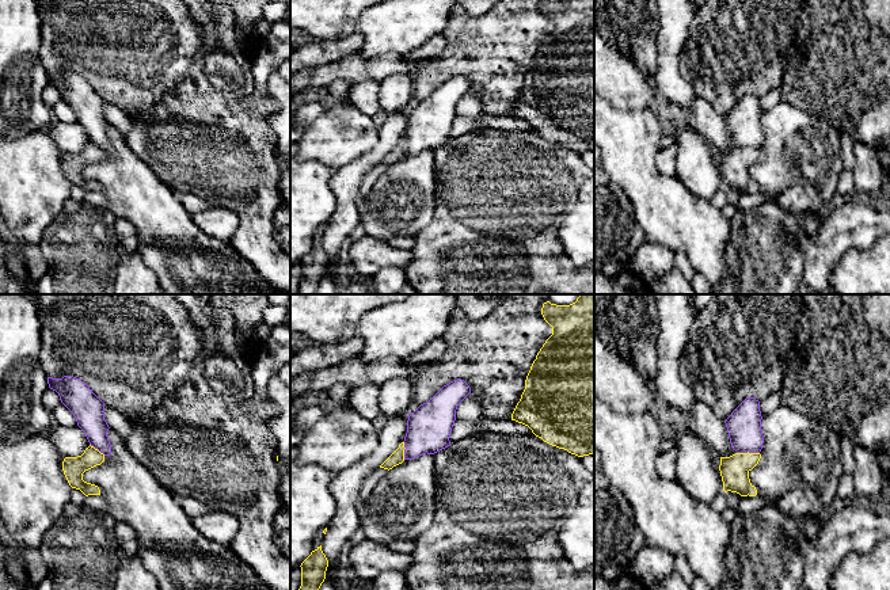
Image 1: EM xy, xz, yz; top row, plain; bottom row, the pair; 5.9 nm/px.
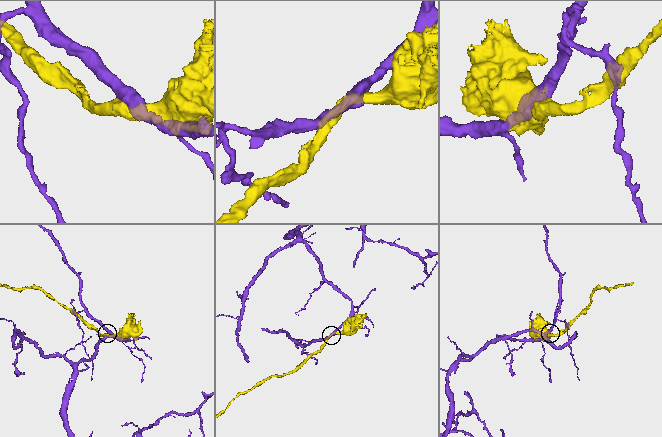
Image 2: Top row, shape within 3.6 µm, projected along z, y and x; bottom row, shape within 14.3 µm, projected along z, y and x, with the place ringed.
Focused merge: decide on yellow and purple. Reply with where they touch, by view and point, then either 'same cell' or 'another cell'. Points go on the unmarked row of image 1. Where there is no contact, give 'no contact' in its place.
contact yz (748, 148); another cell

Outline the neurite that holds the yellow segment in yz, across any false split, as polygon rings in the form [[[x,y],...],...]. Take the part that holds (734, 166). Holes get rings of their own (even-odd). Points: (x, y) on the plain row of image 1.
[[[735,149],[730,153],[720,153],[720,172],[723,187],[737,189],[741,193],[756,193],[757,186],[750,179],[749,168],[758,160],[760,149]]]

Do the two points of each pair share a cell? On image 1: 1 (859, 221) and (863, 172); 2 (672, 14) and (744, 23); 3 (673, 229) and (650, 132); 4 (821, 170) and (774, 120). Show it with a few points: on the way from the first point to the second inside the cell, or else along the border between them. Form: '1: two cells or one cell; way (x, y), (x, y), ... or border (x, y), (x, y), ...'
1: two cells; border (858, 197), (863, 200)
2: two cells; border (695, 15), (683, 46)
3: one cell; way (662, 205), (645, 186), (645, 156)
4: one cell; way (809, 158), (786, 132)

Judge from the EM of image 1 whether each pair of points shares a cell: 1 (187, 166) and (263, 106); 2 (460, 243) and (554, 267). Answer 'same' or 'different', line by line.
1: same
2: same

